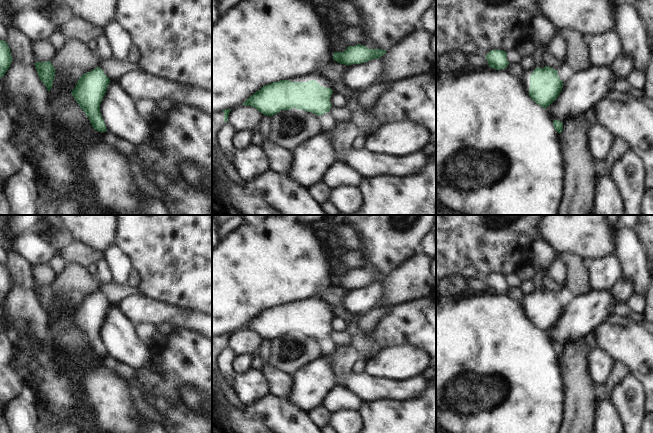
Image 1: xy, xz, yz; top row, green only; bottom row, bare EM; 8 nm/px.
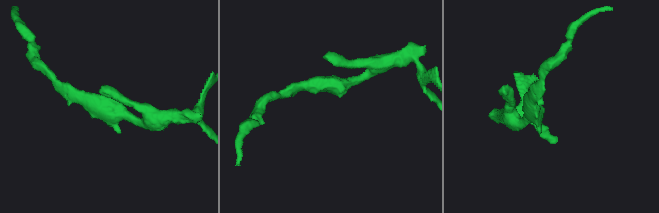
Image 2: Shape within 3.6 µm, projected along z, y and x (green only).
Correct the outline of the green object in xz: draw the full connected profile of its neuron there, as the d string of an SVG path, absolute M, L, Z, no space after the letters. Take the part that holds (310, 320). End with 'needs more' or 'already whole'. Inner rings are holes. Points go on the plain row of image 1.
M280 304L263 310L242 329L254 331L270 341L281 334L292 332L312 336L318 340L321 355L330 359L334 376L347 376L352 373L352 367L360 359L360 354L351 344L336 346L330 339L332 317L331 312L322 311L315 304Z; needs more

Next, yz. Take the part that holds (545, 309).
M558 253L567 268L567 279L562 292L557 295L551 291L536 291L530 299L529 320L543 332L547 332L559 320L563 307L575 297L591 293L587 262L575 253Z; needs more

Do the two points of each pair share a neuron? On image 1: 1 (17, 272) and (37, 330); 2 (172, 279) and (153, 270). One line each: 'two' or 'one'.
1: one
2: one

